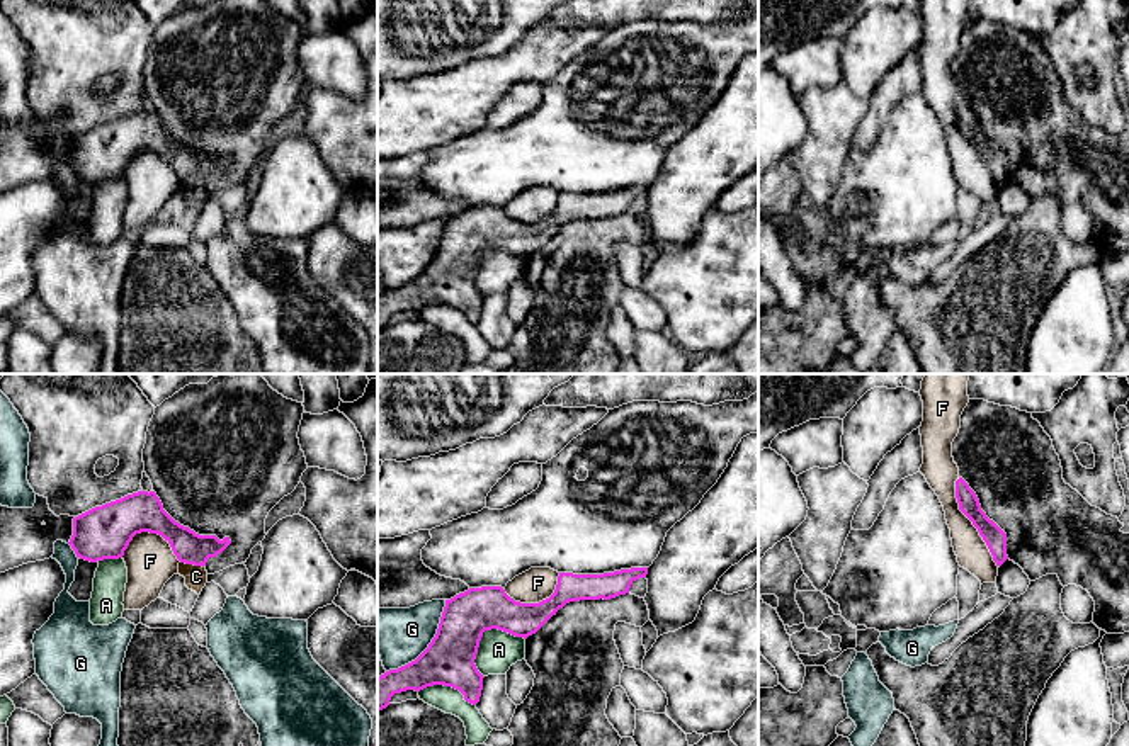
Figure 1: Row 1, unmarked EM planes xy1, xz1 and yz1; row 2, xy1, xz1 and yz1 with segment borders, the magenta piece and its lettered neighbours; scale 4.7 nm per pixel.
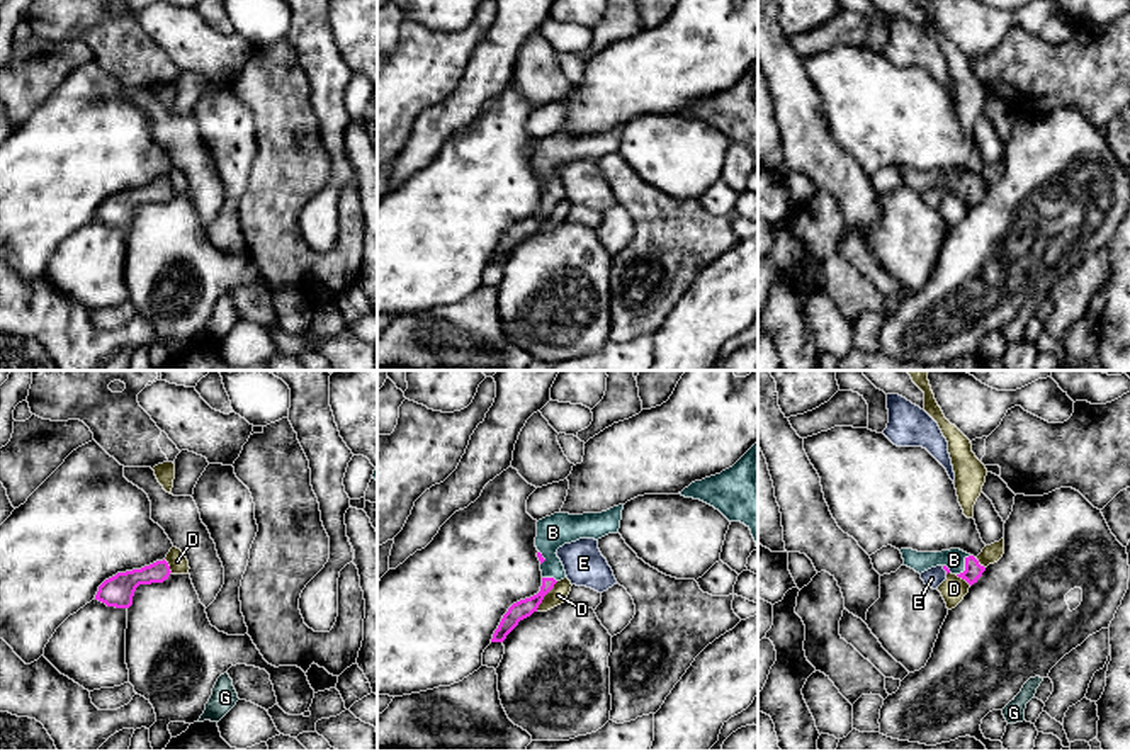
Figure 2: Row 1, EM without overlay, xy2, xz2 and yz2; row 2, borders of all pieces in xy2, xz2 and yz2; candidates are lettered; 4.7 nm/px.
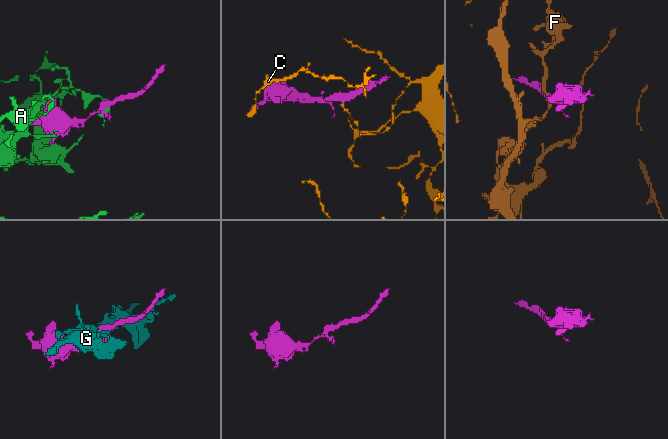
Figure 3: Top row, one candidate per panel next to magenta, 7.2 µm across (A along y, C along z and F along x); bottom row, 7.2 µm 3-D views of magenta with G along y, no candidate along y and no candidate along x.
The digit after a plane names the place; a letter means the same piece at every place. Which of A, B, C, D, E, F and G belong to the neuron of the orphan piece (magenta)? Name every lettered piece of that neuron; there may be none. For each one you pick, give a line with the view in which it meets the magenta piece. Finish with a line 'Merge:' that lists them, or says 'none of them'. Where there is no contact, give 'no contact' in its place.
B: contact in yz2
Merge: B

